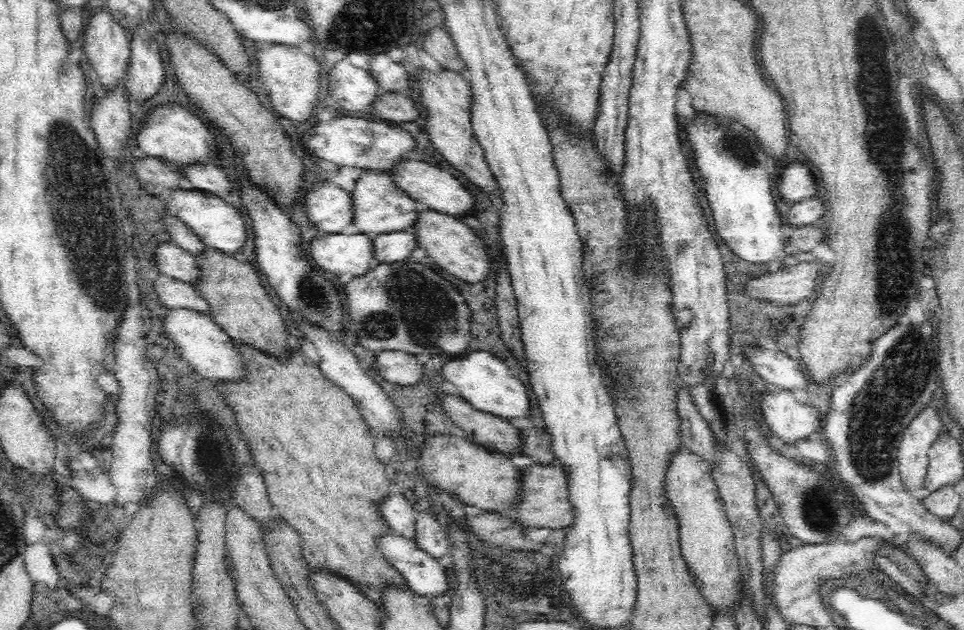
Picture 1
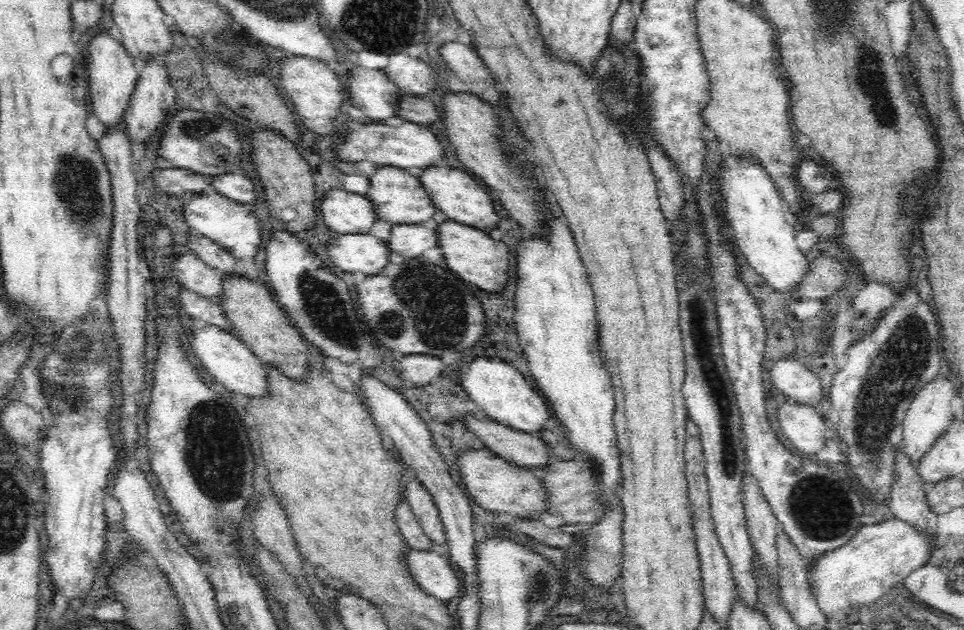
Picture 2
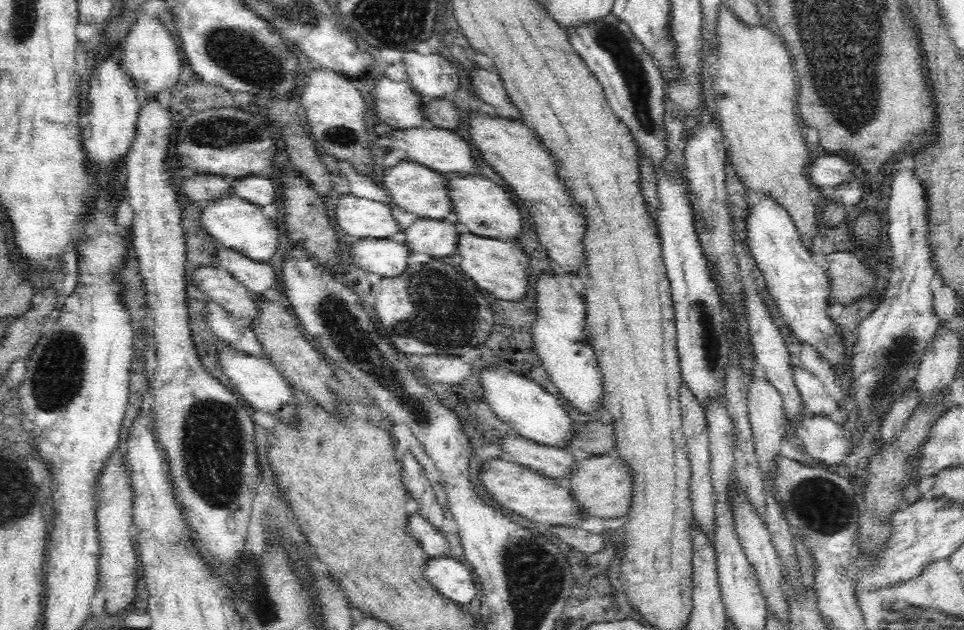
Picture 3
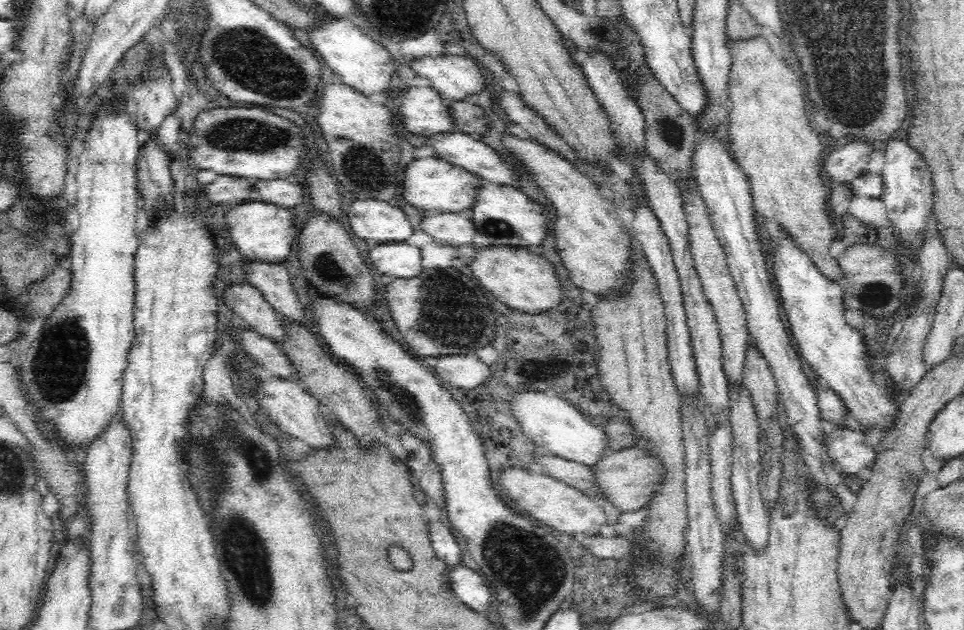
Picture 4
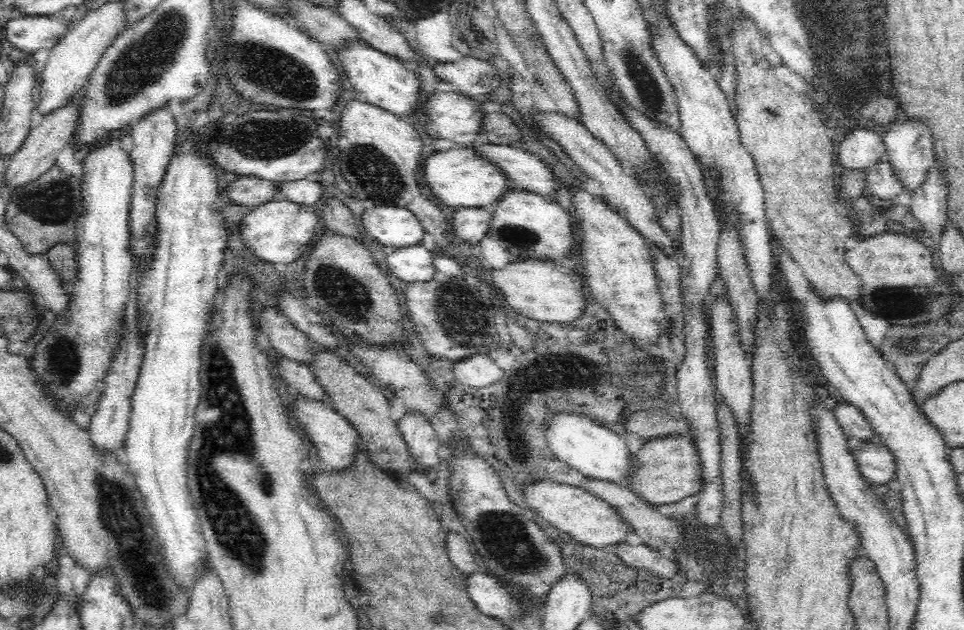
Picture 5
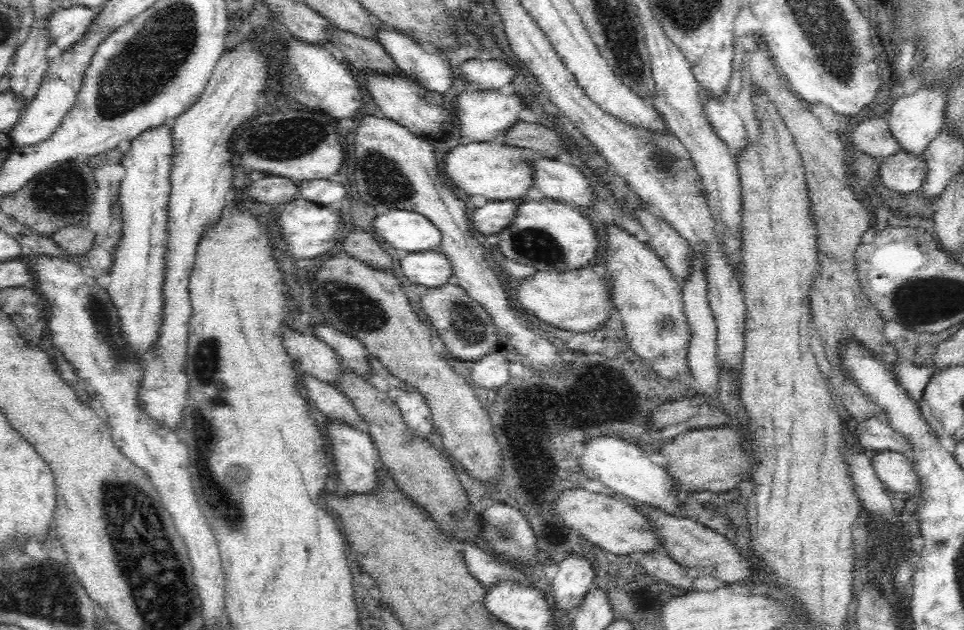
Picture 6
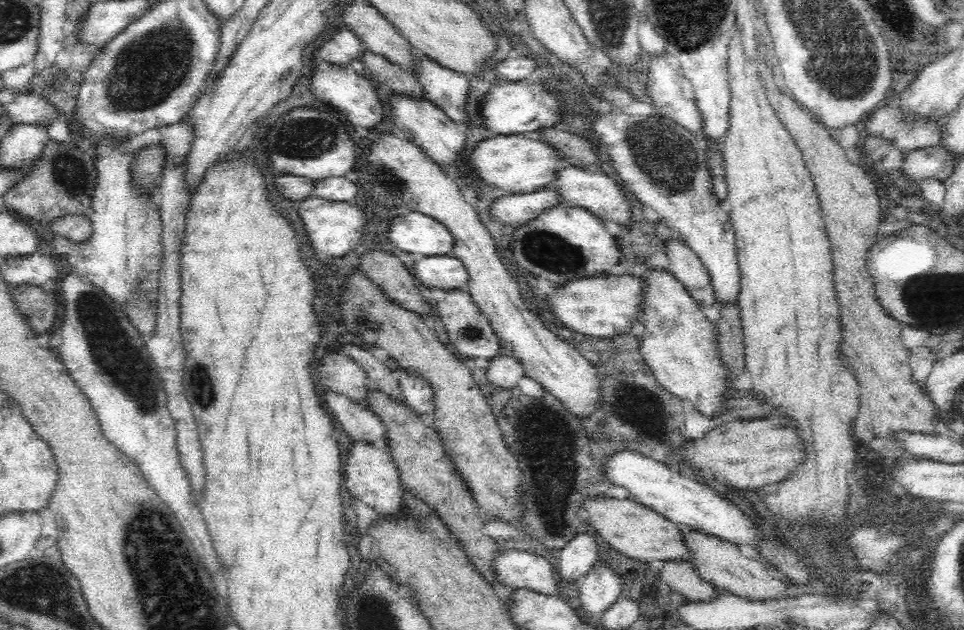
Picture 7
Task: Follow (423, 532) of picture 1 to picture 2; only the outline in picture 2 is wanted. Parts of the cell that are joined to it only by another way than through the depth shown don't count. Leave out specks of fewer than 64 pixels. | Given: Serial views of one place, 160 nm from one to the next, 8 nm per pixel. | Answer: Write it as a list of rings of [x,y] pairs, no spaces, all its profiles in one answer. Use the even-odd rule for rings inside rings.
[[[412,479],[406,486],[406,494],[406,501],[413,516],[429,539],[433,550],[444,552],[447,547],[447,537],[430,493],[418,479]]]

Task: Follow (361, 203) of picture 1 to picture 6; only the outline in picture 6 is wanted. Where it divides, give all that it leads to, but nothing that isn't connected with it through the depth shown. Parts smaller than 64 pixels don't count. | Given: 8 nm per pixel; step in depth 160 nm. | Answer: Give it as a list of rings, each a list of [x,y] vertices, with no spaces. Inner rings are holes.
[[[473,142],[459,144],[446,152],[443,159],[443,177],[458,192],[468,196],[484,196],[488,201],[520,200],[533,184],[531,155],[504,143]]]

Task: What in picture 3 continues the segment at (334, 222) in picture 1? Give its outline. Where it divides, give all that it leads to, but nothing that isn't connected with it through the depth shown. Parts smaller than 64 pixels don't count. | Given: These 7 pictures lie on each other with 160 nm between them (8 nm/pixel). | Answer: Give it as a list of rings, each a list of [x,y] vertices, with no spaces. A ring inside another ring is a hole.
[[[352,194],[338,197],[334,208],[336,224],[350,239],[388,239],[399,231],[388,203]]]

